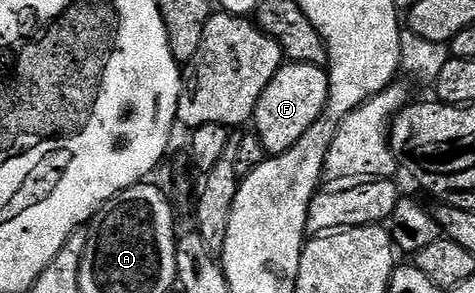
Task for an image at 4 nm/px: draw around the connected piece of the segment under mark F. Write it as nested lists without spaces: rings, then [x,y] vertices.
[[[302,61],[282,64],[275,79],[267,83],[263,95],[259,95],[259,103],[253,112],[251,122],[255,134],[261,141],[266,154],[286,153],[323,115],[327,107],[329,94],[329,74],[325,69],[308,65]]]

